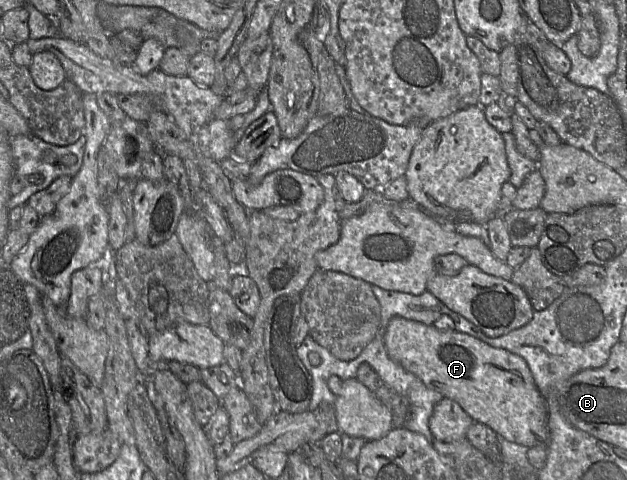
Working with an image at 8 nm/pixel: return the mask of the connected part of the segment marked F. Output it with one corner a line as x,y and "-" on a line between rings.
395,316
389,321
384,344
390,359
419,378
429,389
458,403
474,422
487,425
497,436
510,442
528,448
548,448
550,432
546,399
535,385
530,369
522,357
505,349
491,347
468,334
455,330
440,331
433,325
425,325
400,316

